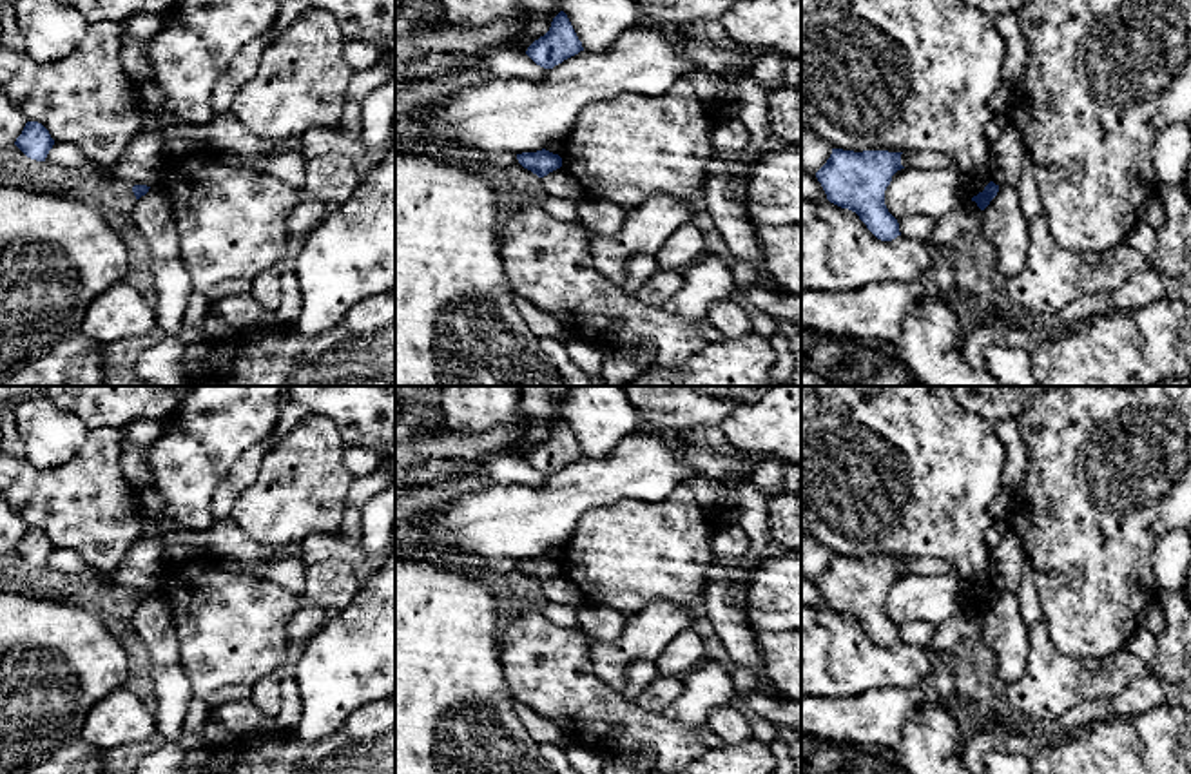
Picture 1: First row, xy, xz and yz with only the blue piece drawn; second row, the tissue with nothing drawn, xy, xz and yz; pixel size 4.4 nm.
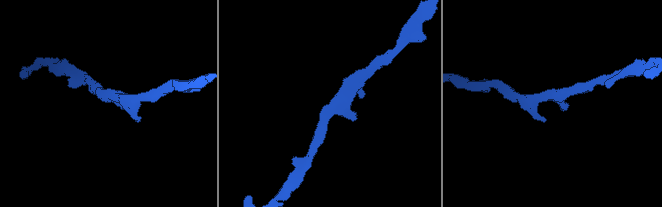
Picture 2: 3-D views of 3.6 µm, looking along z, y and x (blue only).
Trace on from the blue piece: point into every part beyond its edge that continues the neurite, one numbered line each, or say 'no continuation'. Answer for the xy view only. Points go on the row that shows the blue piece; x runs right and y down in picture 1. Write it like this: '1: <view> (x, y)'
no continuation

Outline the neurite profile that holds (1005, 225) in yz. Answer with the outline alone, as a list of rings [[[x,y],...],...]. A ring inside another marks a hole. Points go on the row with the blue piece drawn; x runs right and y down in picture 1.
[[[1015,185],[999,187],[997,196],[983,210],[981,232],[995,247],[995,268],[1006,279],[1019,274],[1026,261],[1030,225],[1021,210]]]

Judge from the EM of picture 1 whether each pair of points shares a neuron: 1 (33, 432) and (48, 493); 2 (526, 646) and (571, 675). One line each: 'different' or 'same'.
1: different
2: same

